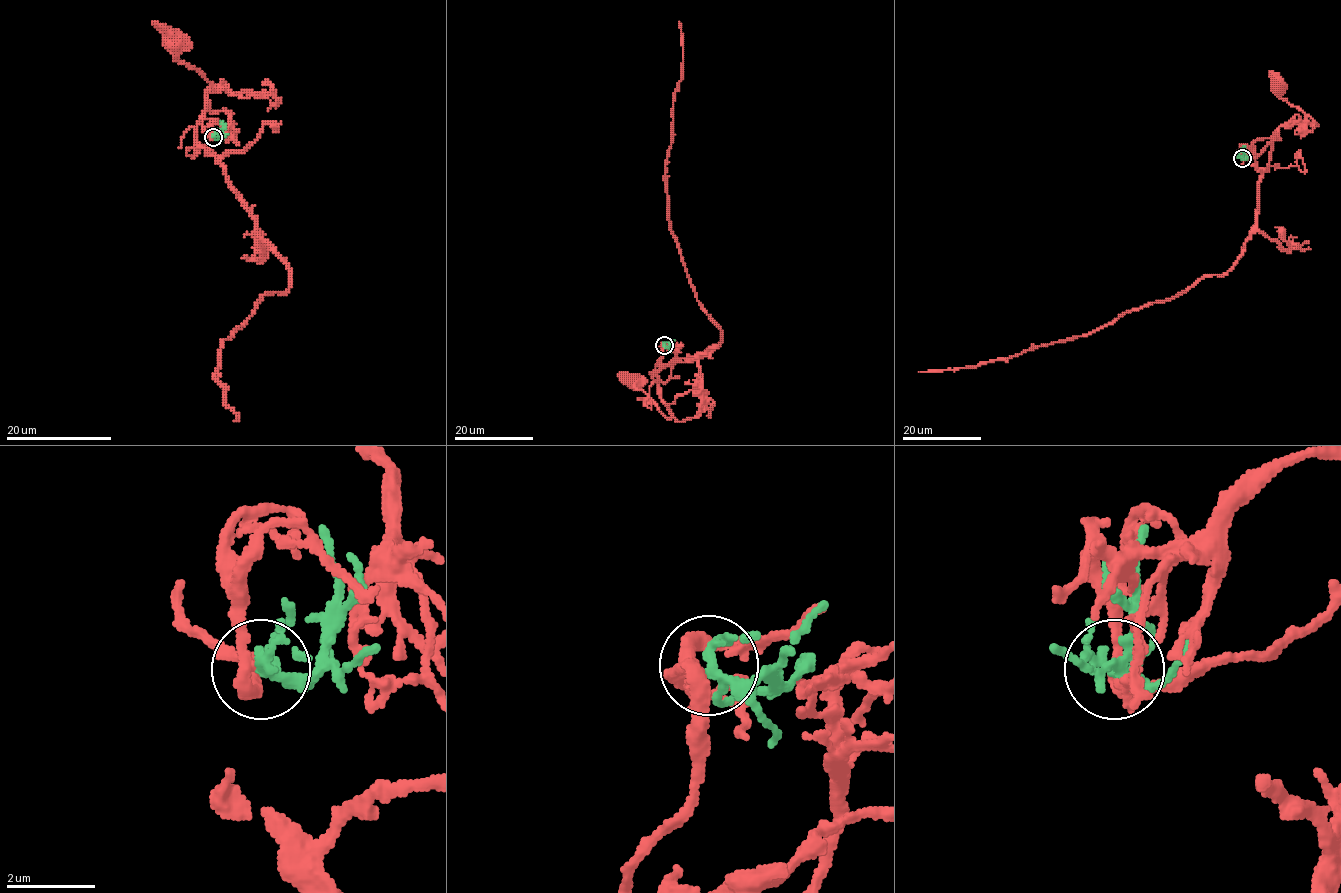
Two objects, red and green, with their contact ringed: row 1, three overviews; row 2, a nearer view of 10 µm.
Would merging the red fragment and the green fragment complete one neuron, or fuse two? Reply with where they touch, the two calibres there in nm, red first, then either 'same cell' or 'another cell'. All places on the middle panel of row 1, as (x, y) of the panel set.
at (664, 345); 260 nm thick on the red side, 190 nm on the other; same cell

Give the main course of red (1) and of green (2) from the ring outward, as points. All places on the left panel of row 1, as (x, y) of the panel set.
1: (213, 137), (204, 131), (201, 116), (205, 95), (222, 81), (217, 89), (179, 61), (176, 44)
2: (213, 137), (221, 135), (221, 120)

